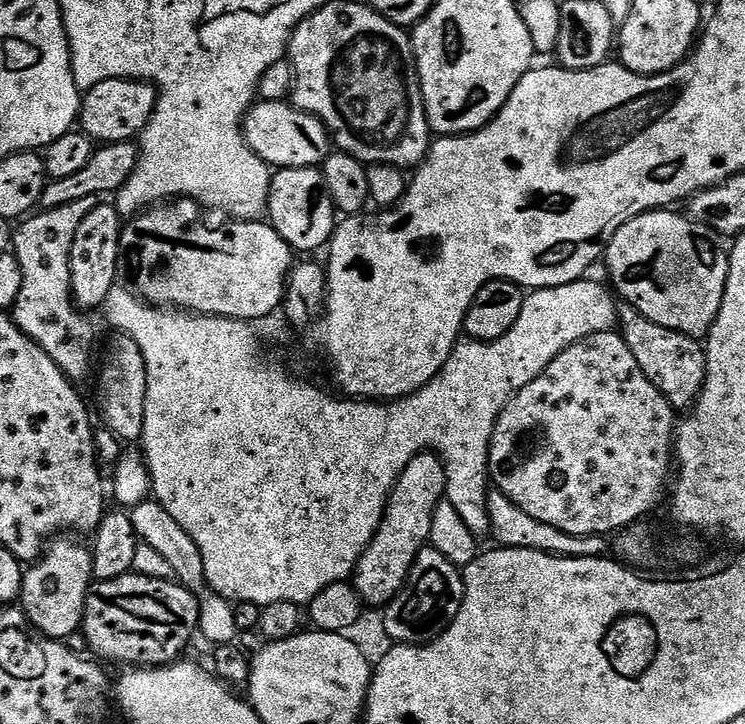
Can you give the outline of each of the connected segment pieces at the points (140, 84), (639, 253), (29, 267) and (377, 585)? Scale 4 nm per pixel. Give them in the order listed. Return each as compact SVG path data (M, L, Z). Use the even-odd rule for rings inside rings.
M143 80L98 82L98 86L83 93L78 117L79 131L101 145L135 141L150 122L152 115L156 113L157 99L156 86Z
M676 210L644 212L626 222L608 243L606 261L608 276L613 284L611 287L623 303L629 304L650 322L687 336L707 337L724 301L728 277L729 249L720 244L723 244L721 237L717 236L714 229L696 223L687 215L679 216Z
M91 196L79 202L66 202L66 206L37 211L19 225L21 228L15 229L12 238L11 251L18 258L18 266L22 266L22 290L18 290L18 298L10 309L11 318L38 347L50 354L52 361L73 382L86 379L92 368L96 328L72 299L70 246L74 246L78 226L82 226L86 214L97 203L97 197Z
M419 452L406 470L402 470L388 497L376 536L360 555L354 573L355 590L365 605L373 604L377 610L383 609L403 590L416 556L429 543L434 512L445 499L447 486L444 463L435 452Z

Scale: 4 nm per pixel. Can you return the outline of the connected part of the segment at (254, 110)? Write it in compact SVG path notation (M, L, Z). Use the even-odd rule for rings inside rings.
M260 100L248 109L242 125L244 140L262 158L264 163L273 169L282 168L320 168L325 158L334 151L334 140L328 128L317 116L311 116L309 112L302 112L299 108L283 100Z

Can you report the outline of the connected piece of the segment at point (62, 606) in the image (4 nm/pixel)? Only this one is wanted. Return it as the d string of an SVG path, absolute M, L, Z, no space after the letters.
M68 538L53 539L47 545L42 559L25 571L19 598L27 623L39 635L61 642L67 641L67 636L72 636L75 632L77 635L81 631L84 623L84 603L88 590L94 583L89 545L64 539Z

